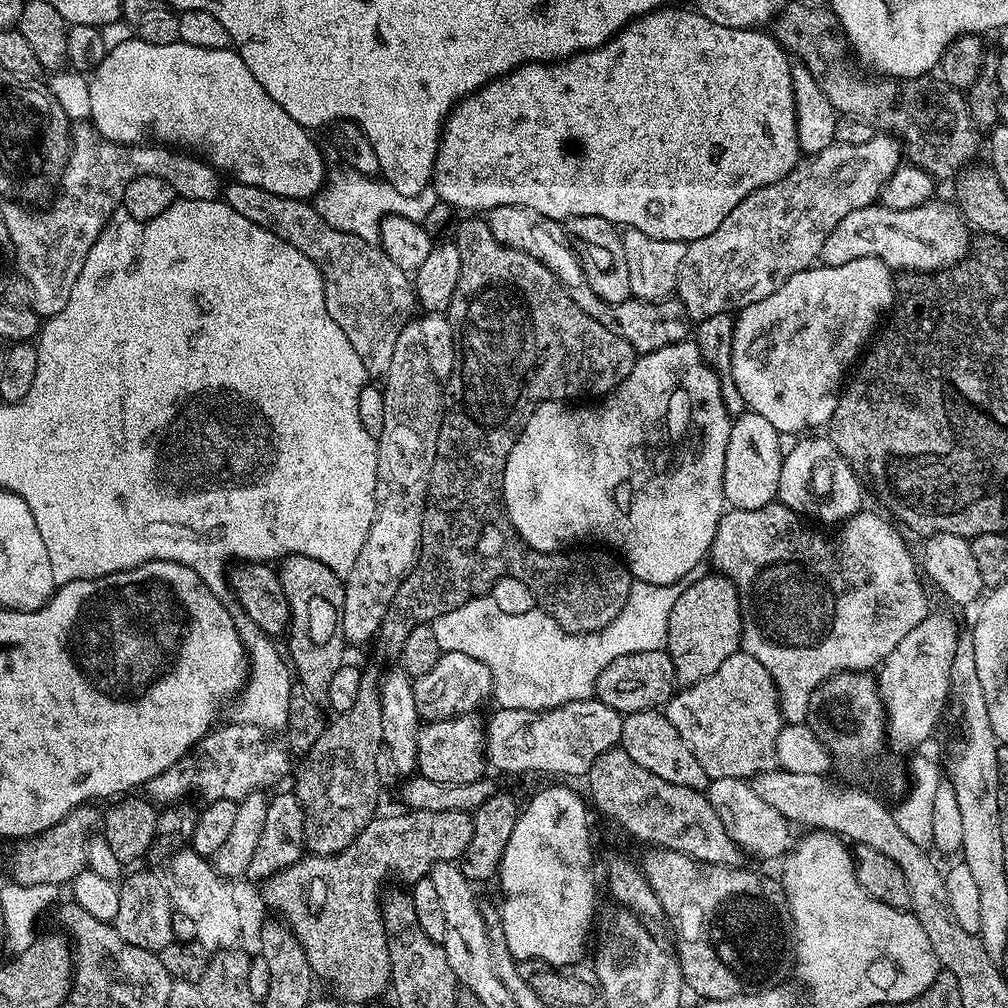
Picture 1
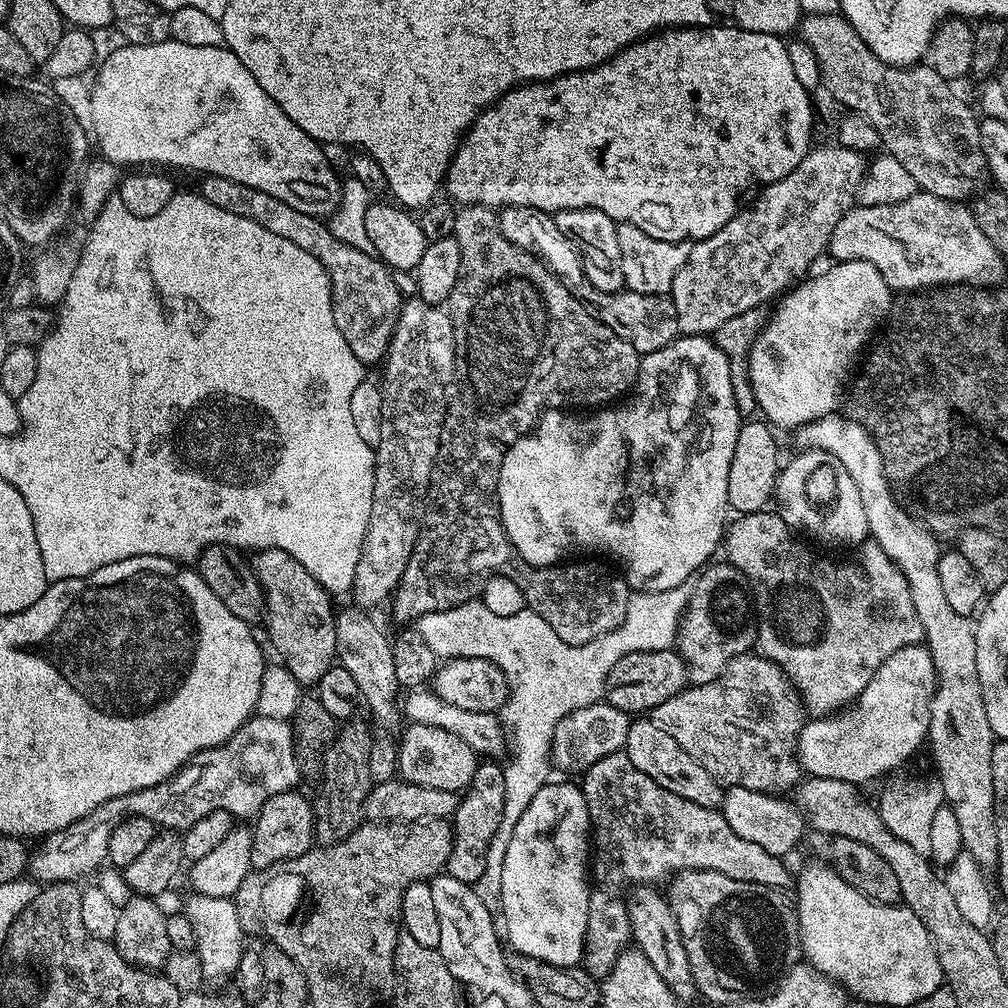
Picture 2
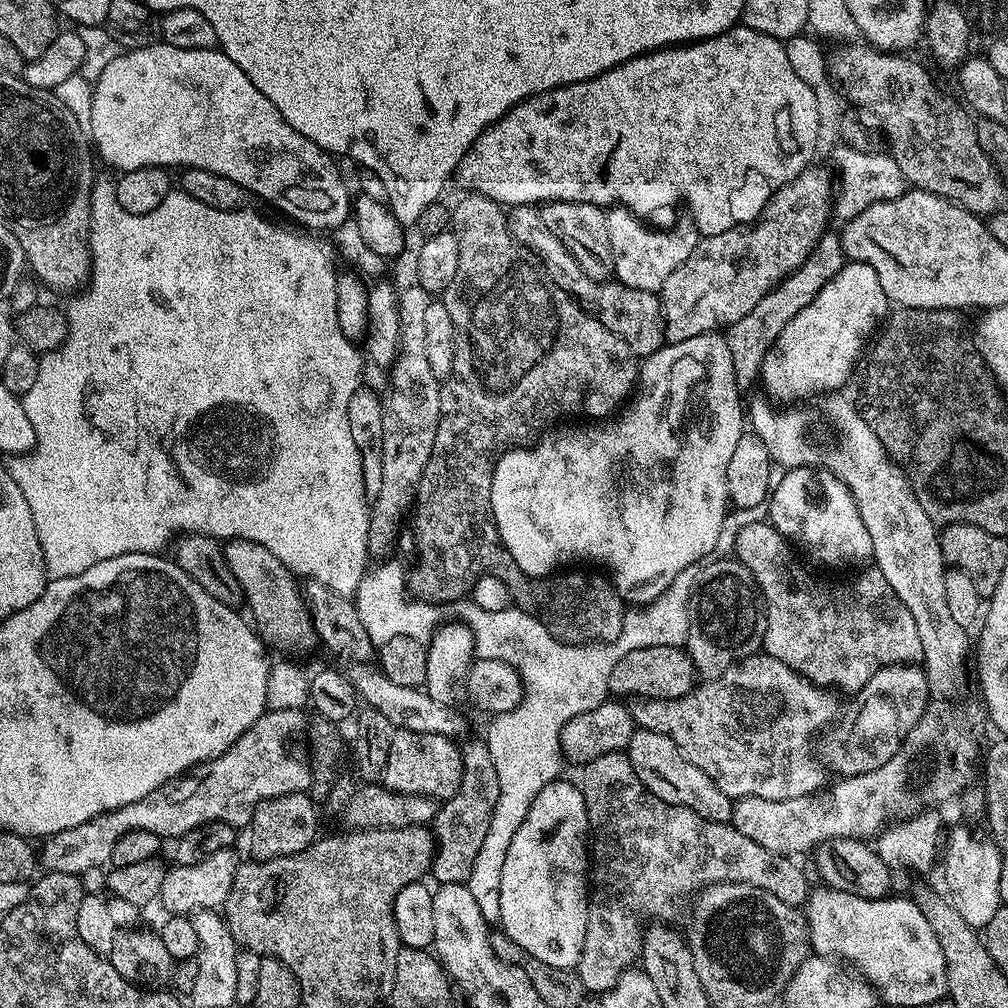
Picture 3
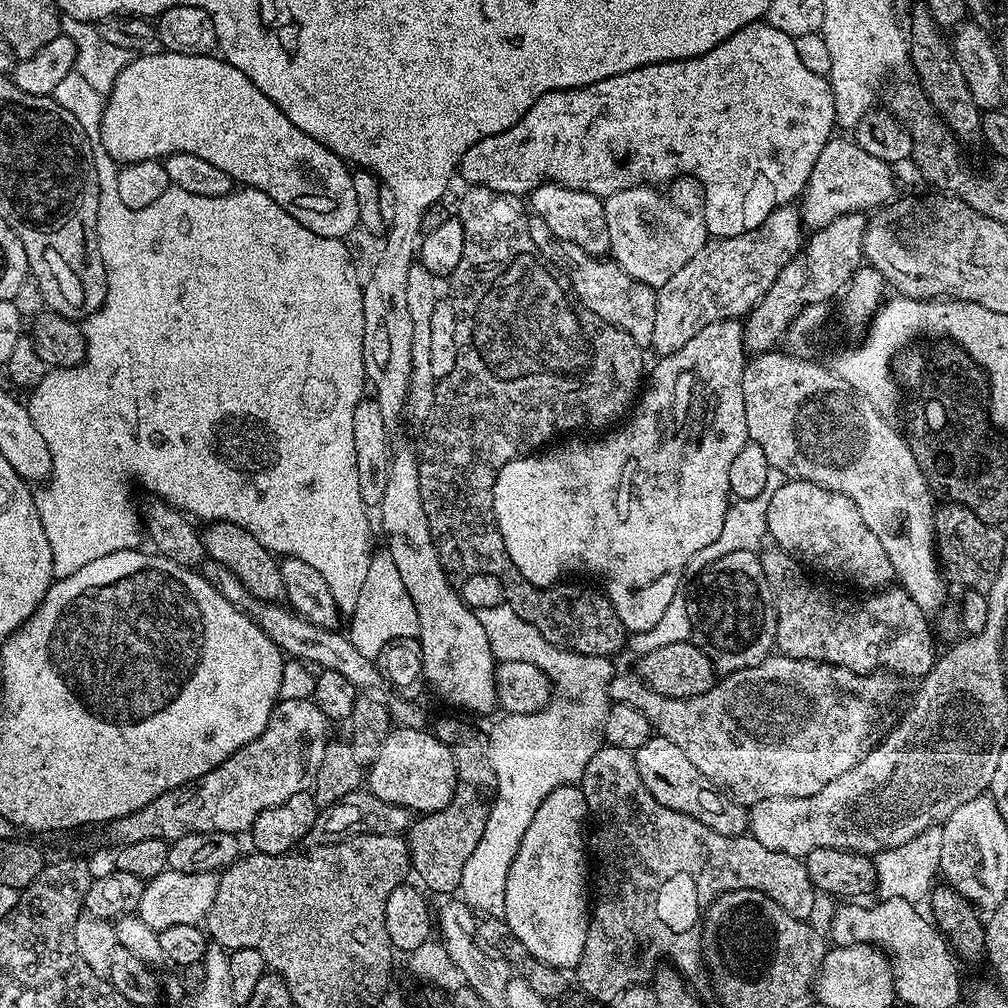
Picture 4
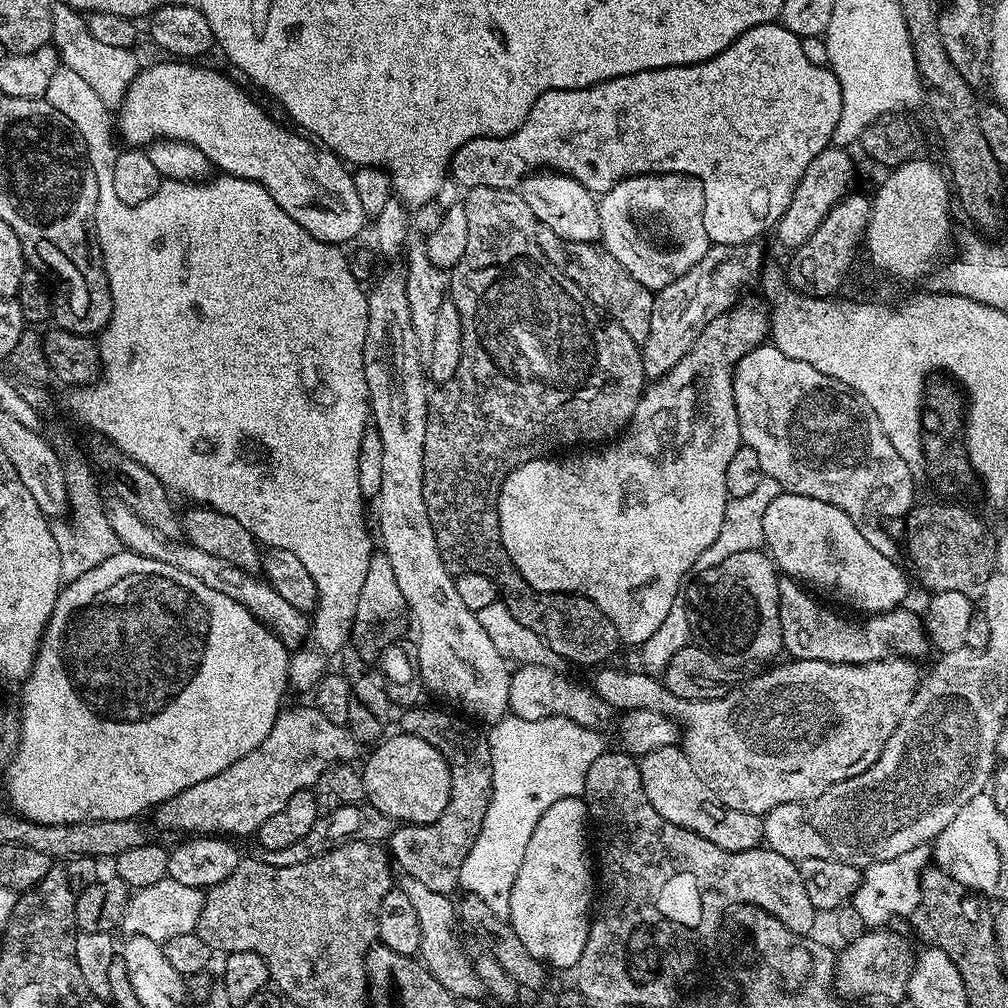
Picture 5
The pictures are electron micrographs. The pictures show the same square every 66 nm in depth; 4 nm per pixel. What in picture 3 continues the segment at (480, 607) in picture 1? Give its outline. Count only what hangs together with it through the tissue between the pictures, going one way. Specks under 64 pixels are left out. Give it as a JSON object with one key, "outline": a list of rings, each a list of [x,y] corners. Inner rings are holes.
{"outline":[[[388,562],[377,563],[380,564],[377,568],[372,566],[365,571],[354,597],[358,618],[366,630],[369,640],[376,646],[390,642],[390,638],[395,636],[418,638],[425,642],[431,640],[432,633],[438,627],[437,605],[413,598],[405,585],[403,588],[402,585],[396,584],[395,566],[384,563]],[[695,567],[682,570],[672,585],[642,610],[632,610],[625,615],[622,634],[615,642],[593,642],[590,644],[565,644],[552,635],[549,628],[515,606],[506,610],[482,610],[477,604],[464,602],[459,605],[459,619],[472,631],[476,639],[476,656],[482,660],[501,660],[513,664],[524,679],[524,697],[514,710],[497,712],[491,717],[486,743],[490,758],[494,758],[494,770],[498,770],[500,803],[494,806],[494,818],[490,818],[490,830],[478,858],[466,881],[482,918],[489,922],[500,918],[500,887],[502,886],[502,862],[506,862],[506,850],[510,850],[510,838],[518,834],[530,802],[551,780],[561,775],[560,763],[566,756],[560,746],[560,734],[564,725],[580,714],[586,714],[609,699],[610,674],[614,666],[630,650],[642,650],[640,644],[650,646],[687,645],[684,633],[684,596],[692,596],[698,583]]]}

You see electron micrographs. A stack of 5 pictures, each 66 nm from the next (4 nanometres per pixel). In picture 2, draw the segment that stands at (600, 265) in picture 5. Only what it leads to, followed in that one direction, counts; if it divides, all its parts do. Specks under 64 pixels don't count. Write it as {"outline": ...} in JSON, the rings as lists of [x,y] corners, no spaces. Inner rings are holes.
{"outline":[[[509,204],[498,212],[500,232],[506,238],[506,242],[517,244],[530,255],[543,260],[544,265],[560,279],[562,286],[566,286],[566,290],[570,290],[570,294],[574,294],[574,298],[582,302],[582,306],[594,319],[602,322],[602,326],[614,330],[618,338],[630,342],[630,346],[634,346],[636,352],[643,354],[662,350],[662,346],[674,342],[676,337],[681,335],[678,310],[674,310],[671,295],[651,296],[627,290],[598,290],[584,277],[584,266],[580,263],[580,256],[571,242],[558,230],[556,223],[545,216],[546,214],[537,208]]]}

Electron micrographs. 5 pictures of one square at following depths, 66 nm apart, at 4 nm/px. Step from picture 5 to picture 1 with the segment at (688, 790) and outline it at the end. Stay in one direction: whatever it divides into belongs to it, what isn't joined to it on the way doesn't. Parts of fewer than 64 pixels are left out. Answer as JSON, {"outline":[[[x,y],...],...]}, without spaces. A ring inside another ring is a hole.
{"outline":[[[647,708],[641,712],[627,713],[624,716],[619,747],[624,748],[626,754],[630,754],[634,762],[638,762],[638,766],[650,770],[650,774],[658,774],[658,778],[663,778],[666,782],[674,782],[674,786],[704,790],[710,783],[706,770],[702,770],[698,758],[694,758],[682,734],[678,734],[674,726],[670,726],[663,711]]]}

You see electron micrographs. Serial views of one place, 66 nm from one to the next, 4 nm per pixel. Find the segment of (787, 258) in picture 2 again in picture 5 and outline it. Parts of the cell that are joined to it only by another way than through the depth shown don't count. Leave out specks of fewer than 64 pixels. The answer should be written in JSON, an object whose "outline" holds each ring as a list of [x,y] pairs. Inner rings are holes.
{"outline":[[[756,242],[738,246],[712,244],[702,262],[690,266],[682,278],[655,293],[650,334],[646,334],[646,342],[642,346],[645,377],[665,376],[671,368],[678,366],[710,321],[736,307],[740,287],[750,283],[764,264],[764,252],[758,245]]]}

